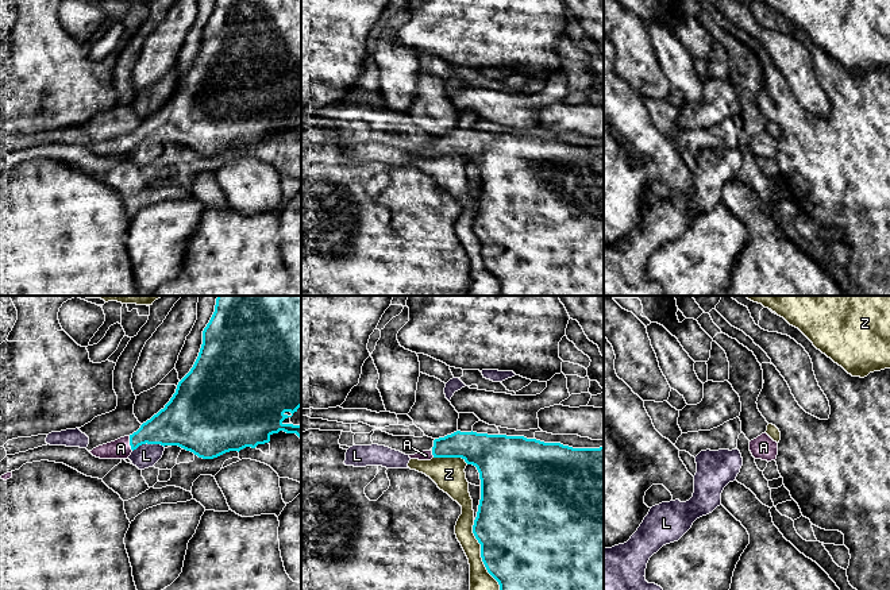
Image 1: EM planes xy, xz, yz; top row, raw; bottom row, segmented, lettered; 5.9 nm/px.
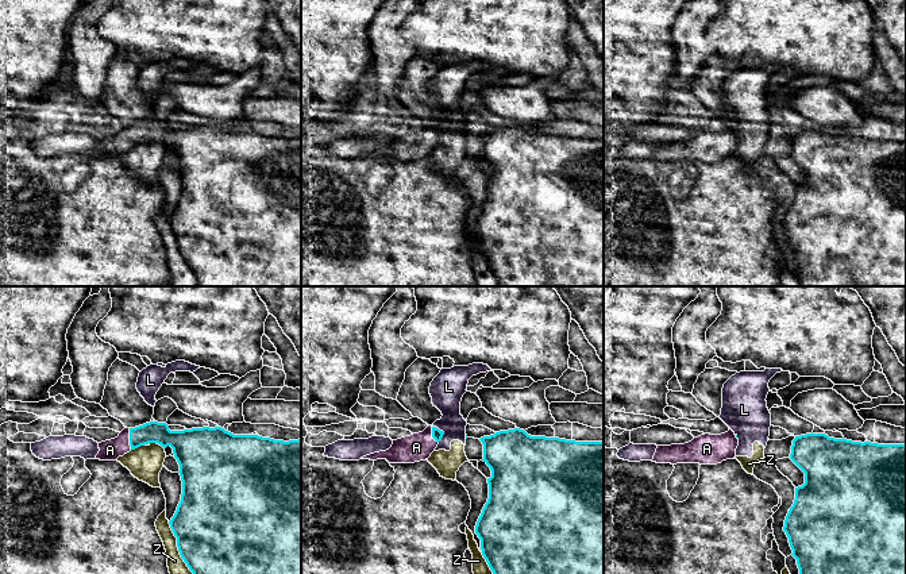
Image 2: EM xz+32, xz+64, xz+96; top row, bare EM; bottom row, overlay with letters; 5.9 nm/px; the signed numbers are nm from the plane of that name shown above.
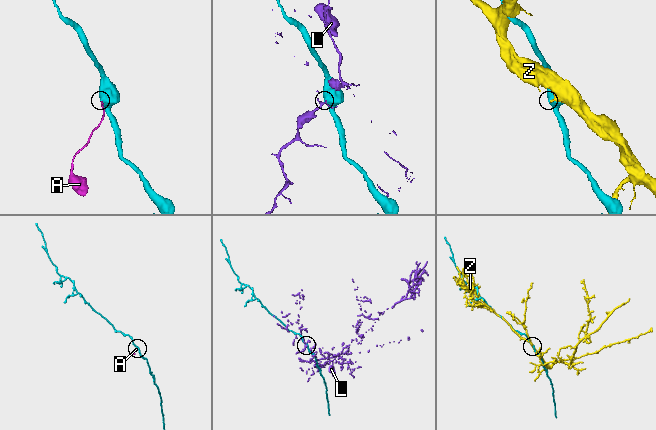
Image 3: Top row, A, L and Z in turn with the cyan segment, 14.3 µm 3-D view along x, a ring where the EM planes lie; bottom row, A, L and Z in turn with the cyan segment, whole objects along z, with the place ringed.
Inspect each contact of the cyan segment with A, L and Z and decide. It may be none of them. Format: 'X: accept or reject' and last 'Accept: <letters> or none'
A: accept
L: reject
Z: reject
Accept: A

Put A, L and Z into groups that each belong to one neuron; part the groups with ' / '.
A / L Z

